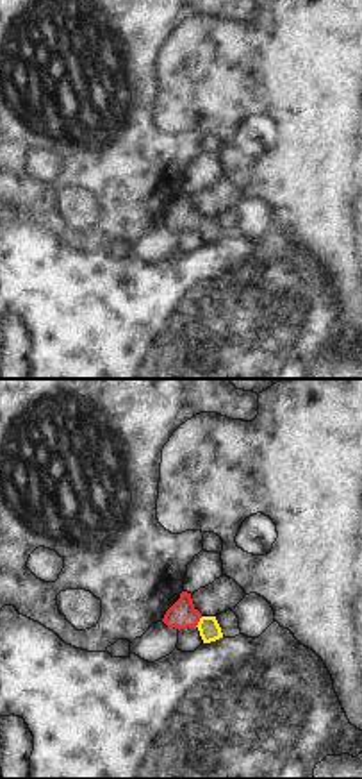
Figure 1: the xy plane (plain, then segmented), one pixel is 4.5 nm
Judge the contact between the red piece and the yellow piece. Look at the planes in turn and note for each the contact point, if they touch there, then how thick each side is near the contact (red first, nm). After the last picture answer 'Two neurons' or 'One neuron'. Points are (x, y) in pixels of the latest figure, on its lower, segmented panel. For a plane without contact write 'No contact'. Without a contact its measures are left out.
Touches red at (198, 620). Thickness 120 nm (red) against 100 nm.

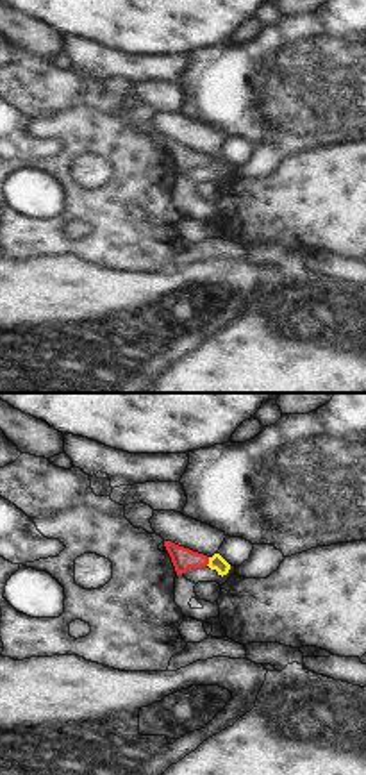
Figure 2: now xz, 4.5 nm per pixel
Touches red at (207, 561). Thickness 100 nm (red) against 70 nm.

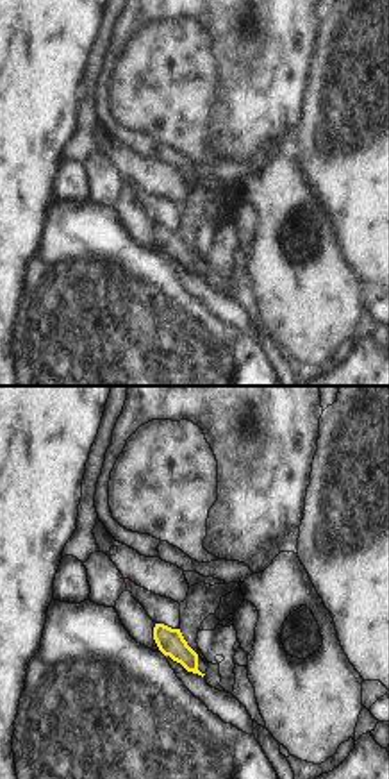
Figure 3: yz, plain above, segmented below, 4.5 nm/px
No contact.

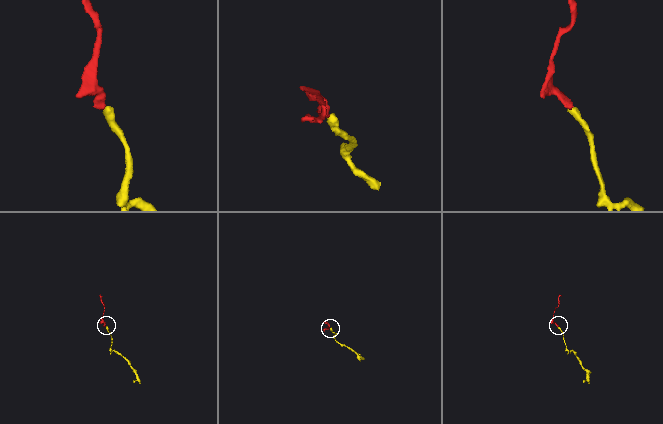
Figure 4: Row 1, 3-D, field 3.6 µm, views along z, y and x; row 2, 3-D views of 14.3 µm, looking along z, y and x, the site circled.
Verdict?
One neuron.

